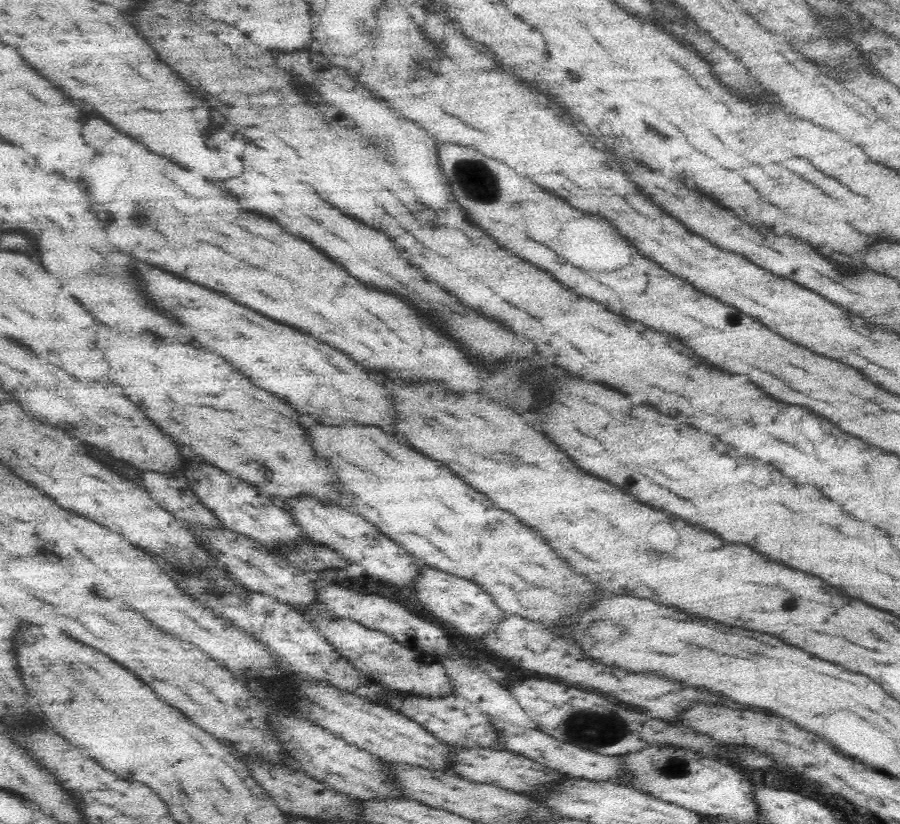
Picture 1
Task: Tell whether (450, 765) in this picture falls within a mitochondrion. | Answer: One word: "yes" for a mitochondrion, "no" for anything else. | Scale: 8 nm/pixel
no

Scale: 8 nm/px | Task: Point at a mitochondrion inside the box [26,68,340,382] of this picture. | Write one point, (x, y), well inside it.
(305, 96)

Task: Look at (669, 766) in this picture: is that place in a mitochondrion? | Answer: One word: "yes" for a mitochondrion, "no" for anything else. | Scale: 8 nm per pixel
yes

